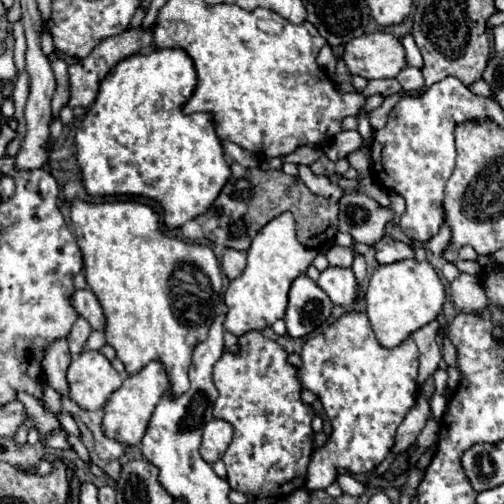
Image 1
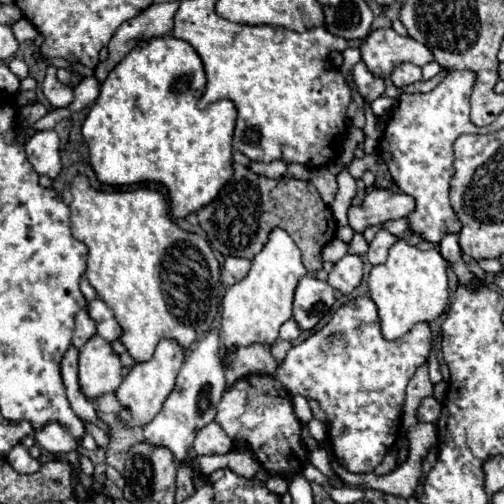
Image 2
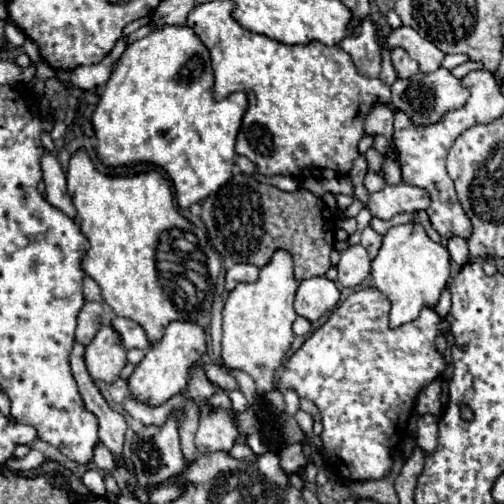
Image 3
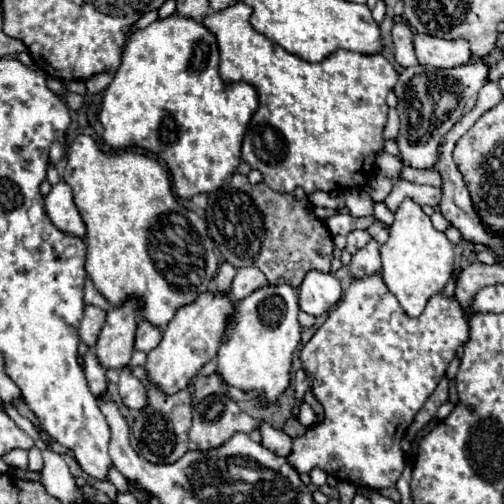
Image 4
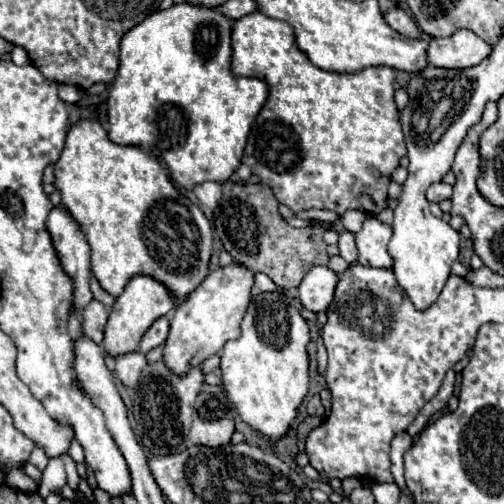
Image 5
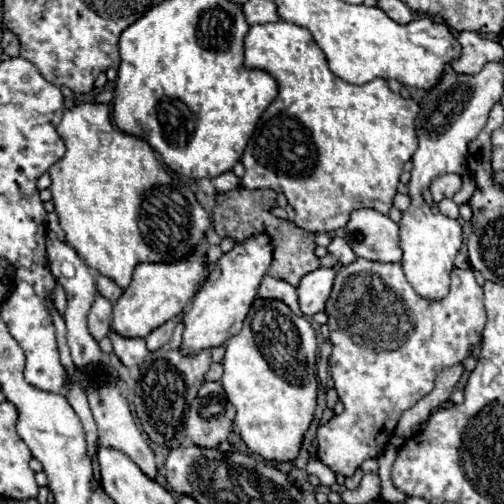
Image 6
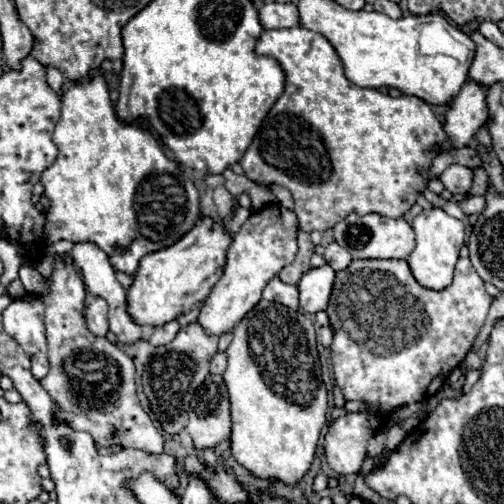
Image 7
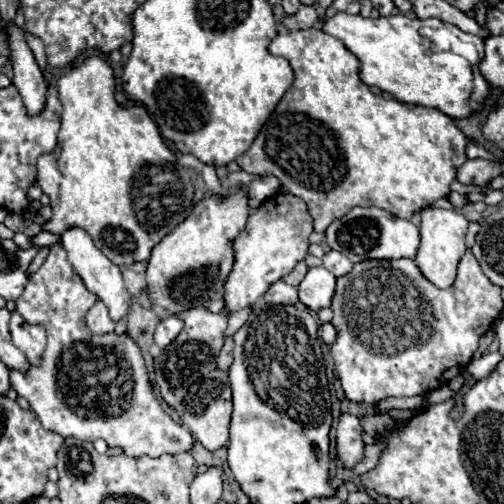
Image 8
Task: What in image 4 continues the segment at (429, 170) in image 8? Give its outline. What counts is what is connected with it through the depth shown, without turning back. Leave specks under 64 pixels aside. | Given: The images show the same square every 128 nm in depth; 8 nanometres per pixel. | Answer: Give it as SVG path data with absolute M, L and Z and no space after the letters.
M236 2L220 12L212 12L208 16L202 18L202 24L216 36L216 42L218 42L218 50L220 50L220 78L226 82L226 84L236 84L236 82L246 82L250 86L256 88L258 92L258 108L246 128L246 134L244 134L244 140L242 140L242 160L246 160L252 168L260 170L262 172L262 182L268 184L272 190L276 192L288 192L292 194L296 186L302 186L306 190L306 194L314 192L314 190L324 190L324 192L332 192L332 190L338 190L338 188L360 188L366 184L366 178L374 172L374 160L376 156L382 152L384 148L384 138L382 138L382 132L384 132L384 124L386 124L386 114L388 114L388 104L386 104L386 96L388 92L394 88L396 80L398 80L398 74L394 70L394 66L380 54L376 56L364 56L364 54L358 54L358 52L350 52L350 50L334 50L332 54L328 54L322 62L306 62L298 56L292 56L290 52L284 52L284 48L280 48L278 44L272 44L264 34L256 32L250 24L248 24L248 16L252 14L252 8L248 8L246 4L242 2Z

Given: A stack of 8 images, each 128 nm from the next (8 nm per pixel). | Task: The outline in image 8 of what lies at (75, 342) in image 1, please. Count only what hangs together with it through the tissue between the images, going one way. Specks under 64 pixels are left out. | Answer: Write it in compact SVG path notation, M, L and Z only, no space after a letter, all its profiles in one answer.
M100 300L86 314L86 324L92 330L92 334L114 332L114 326L116 326L116 322L108 316L108 308L104 308L104 304Z

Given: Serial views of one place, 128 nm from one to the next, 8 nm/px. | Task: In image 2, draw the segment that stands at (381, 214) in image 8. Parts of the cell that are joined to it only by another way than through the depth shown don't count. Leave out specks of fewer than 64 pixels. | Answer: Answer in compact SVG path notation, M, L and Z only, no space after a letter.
M346 254L340 258L332 272L328 272L328 284L340 294L350 294L362 280L362 258L358 254Z

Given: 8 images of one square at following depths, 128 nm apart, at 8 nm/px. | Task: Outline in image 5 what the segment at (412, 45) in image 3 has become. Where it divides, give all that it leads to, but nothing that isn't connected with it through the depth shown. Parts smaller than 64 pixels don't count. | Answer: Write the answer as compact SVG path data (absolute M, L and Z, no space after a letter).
M458 30L446 38L430 38L426 48L428 66L470 68L490 54L490 46L474 32Z

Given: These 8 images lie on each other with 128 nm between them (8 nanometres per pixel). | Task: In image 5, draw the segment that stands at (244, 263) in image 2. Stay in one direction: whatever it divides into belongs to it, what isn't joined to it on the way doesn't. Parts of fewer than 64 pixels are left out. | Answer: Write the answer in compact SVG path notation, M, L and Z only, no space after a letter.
M256 272L254 274L254 286L252 286L252 294L260 294L260 292L276 292L280 288L276 288L276 284L272 284L272 280L262 274L262 272Z

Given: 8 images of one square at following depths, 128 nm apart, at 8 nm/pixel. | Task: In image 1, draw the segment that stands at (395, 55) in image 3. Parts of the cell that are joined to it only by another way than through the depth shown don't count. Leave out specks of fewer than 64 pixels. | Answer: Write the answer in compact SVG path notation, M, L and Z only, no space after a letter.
M404 68L400 72L400 76L396 76L396 80L400 82L402 90L406 92L424 92L426 90L426 84L424 84L424 78L422 78L422 72L418 68Z

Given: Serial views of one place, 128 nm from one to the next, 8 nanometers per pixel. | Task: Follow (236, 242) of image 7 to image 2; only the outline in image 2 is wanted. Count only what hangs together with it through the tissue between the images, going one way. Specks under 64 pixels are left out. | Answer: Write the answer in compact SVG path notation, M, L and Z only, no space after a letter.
M162 340L158 344L152 360L138 362L132 366L130 374L124 378L124 382L116 390L116 398L120 402L120 420L128 428L144 426L144 424L148 424L148 420L152 420L156 416L156 412L160 412L164 400L168 398L168 392L172 392L172 384L176 382L182 362L184 362L182 348L172 340Z

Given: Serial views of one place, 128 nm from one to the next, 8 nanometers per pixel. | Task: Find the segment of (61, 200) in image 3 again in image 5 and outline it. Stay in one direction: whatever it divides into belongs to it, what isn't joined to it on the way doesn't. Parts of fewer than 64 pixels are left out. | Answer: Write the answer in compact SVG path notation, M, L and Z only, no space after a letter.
M64 204L52 208L48 216L48 232L68 276L74 282L74 304L84 308L92 300L90 280L90 248L80 224L72 218Z

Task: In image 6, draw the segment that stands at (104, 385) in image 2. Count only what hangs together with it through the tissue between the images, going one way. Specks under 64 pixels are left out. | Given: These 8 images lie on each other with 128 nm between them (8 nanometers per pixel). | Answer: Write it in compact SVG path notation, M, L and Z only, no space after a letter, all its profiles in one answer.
M200 250L192 252L188 260L176 264L138 264L130 286L114 304L112 330L124 338L146 338L154 328L184 312L188 300L192 300L206 274L208 272L204 268L204 256Z

